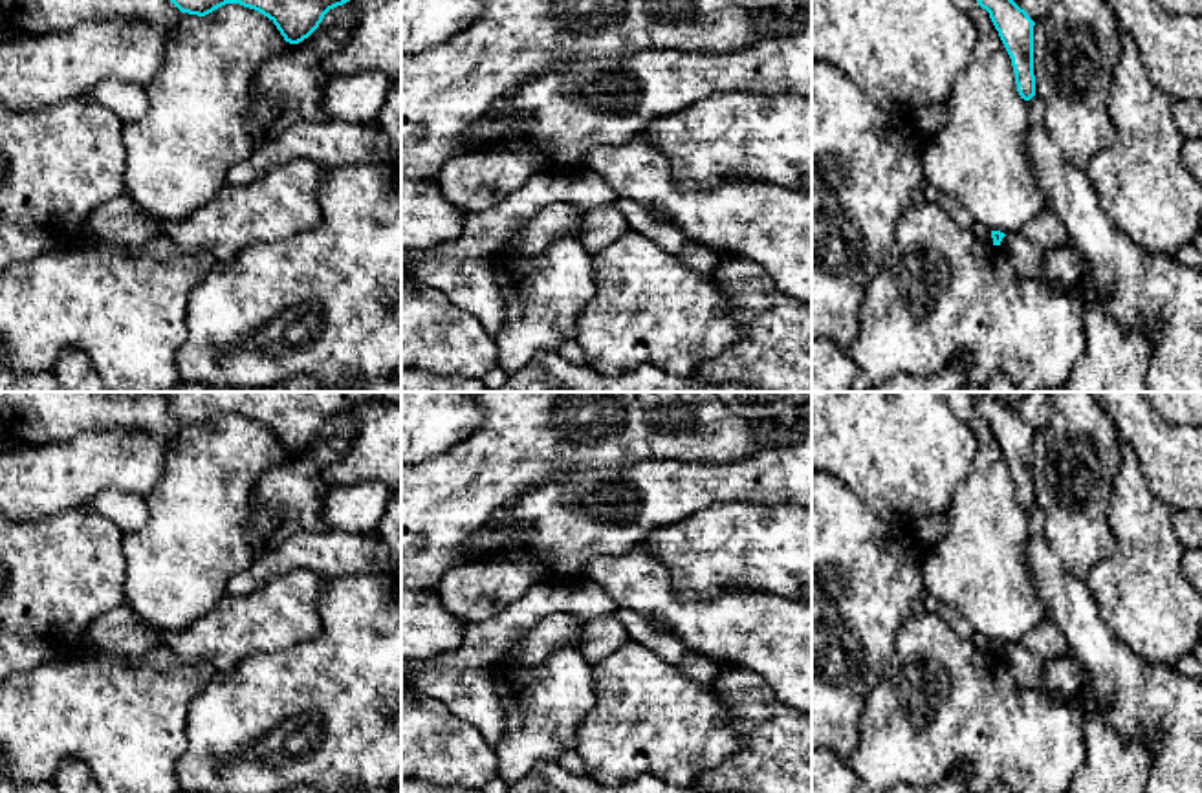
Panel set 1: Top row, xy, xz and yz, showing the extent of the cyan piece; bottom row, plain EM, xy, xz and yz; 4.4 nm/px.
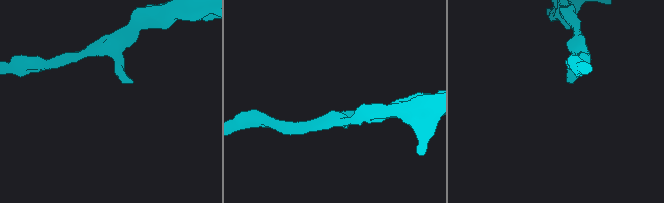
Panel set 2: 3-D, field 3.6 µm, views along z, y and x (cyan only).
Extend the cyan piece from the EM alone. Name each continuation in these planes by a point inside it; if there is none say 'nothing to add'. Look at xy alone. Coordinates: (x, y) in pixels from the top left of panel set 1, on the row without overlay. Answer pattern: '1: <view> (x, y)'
nothing to add

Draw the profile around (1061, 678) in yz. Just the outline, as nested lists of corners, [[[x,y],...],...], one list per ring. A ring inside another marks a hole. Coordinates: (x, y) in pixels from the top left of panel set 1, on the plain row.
[[[1068,652],[1066,656],[1044,661],[1044,670],[1037,689],[1063,705],[1074,705],[1074,696],[1081,685],[1081,667]]]

